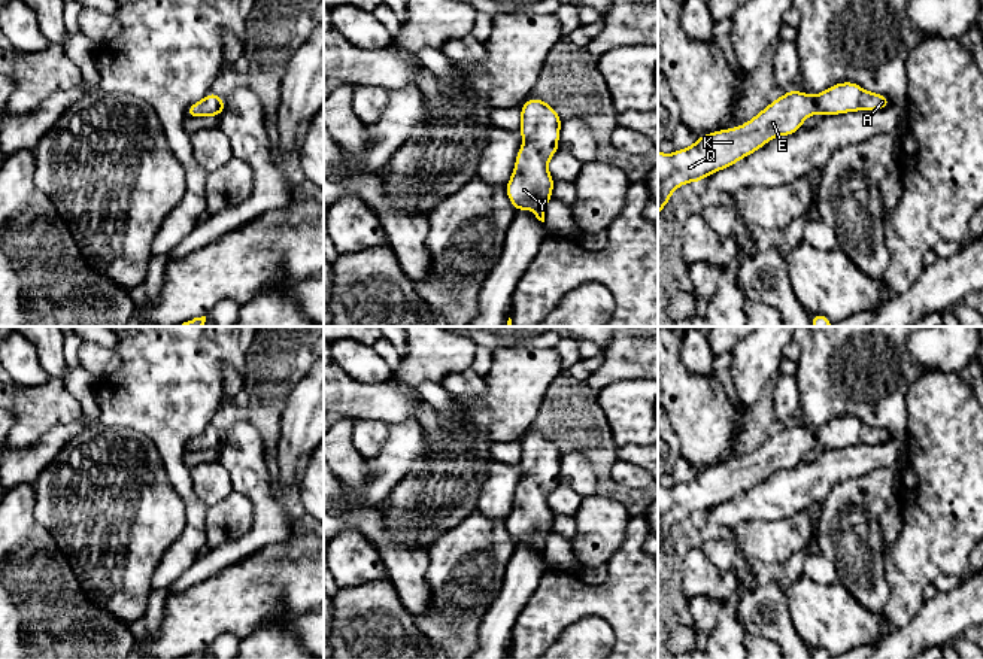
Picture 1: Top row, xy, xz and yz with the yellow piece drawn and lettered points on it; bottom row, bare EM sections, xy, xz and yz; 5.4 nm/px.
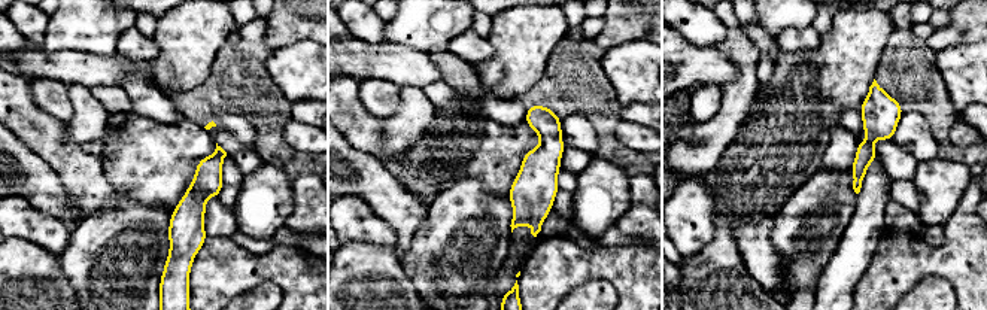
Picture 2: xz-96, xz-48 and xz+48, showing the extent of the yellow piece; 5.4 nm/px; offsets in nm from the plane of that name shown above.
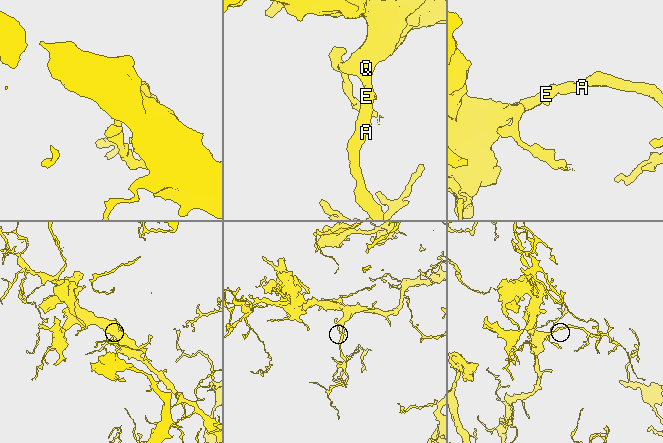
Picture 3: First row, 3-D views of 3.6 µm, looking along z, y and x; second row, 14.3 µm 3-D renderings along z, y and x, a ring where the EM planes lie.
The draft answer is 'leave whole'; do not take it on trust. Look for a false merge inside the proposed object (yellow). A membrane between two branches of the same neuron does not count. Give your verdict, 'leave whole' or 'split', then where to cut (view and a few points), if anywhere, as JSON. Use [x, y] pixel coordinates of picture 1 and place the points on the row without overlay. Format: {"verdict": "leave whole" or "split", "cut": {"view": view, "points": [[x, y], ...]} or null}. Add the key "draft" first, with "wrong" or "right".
{"draft": "right", "verdict": "leave whole", "cut": null}

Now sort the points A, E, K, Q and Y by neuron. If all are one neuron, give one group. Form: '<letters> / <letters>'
A E K Q Y

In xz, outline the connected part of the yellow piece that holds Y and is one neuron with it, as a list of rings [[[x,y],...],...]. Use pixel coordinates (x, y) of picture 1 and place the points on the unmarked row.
[[[537,431],[521,440],[519,467],[524,477],[518,485],[512,511],[504,520],[515,547],[530,543],[544,556],[555,519],[549,508],[549,494],[561,483],[561,455],[558,446]]]

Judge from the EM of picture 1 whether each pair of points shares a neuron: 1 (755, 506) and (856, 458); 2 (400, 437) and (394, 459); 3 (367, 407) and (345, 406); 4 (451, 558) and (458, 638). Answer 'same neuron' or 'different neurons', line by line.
1: same neuron
2: same neuron
3: same neuron
4: same neuron

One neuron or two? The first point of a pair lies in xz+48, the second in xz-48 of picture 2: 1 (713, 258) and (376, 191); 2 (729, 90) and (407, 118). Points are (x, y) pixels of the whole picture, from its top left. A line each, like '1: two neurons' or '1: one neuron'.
1: one neuron
2: one neuron

